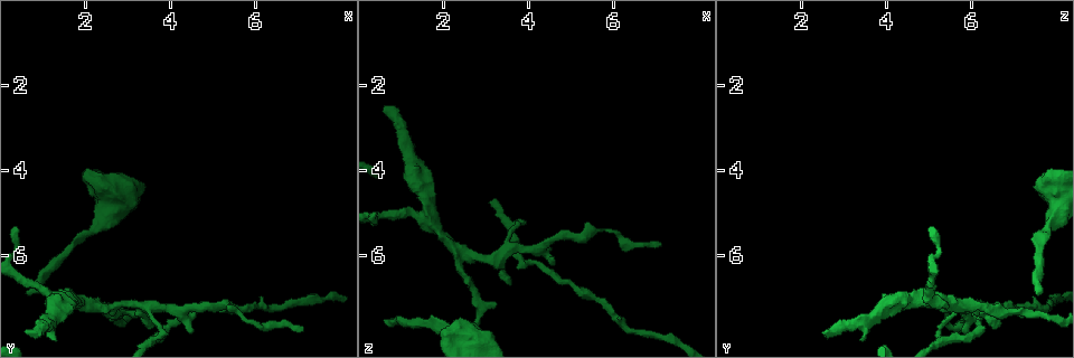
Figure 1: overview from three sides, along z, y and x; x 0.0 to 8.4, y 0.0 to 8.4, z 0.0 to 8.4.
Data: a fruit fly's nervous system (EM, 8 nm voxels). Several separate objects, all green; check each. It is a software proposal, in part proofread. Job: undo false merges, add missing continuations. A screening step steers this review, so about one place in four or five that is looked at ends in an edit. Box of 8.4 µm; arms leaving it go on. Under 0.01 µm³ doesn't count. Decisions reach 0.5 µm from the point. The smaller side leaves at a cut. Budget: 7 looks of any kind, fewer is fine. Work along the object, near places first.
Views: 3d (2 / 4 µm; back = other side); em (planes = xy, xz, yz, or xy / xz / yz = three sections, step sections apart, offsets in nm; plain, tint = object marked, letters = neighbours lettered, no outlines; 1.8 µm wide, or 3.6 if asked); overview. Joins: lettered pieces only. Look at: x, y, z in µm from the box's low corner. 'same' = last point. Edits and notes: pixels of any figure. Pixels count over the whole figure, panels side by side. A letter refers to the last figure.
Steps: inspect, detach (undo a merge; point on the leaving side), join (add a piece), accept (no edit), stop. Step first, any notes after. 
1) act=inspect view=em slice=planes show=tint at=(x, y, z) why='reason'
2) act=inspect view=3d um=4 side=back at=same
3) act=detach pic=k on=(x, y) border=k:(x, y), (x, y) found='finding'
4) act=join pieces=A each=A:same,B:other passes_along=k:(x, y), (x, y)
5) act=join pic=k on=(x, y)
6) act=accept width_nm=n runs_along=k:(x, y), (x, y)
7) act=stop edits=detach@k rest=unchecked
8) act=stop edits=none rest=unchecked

act=inspect view=em slice=yz step=8 show=plain at=(4.25, 7.40, 5.90) why='four-way junction'

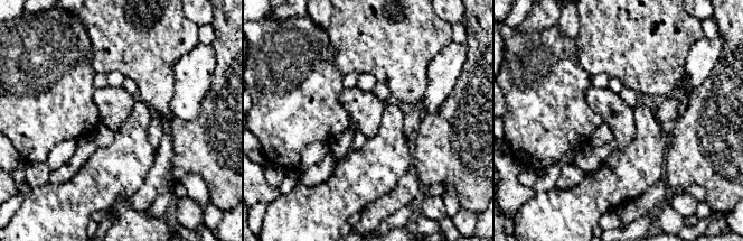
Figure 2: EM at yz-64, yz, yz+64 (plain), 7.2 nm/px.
act=inspect view=em slice=yz step=8 show=letters at=same why='what lies round it'

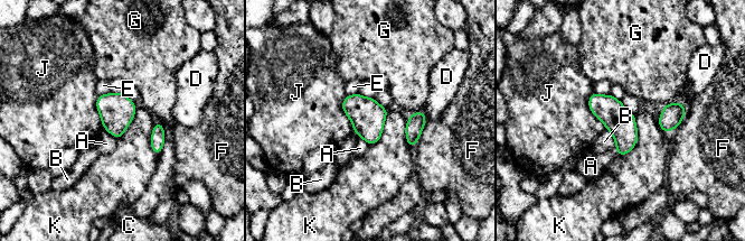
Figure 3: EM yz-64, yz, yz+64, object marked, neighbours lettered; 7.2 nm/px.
act=accept longest_contact=K:340nm each=A:other,B:other,C:other,D:other,E:other,F:other,G:other,J:other,K:other found='continuous, no second neuron'

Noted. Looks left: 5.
act=inspect view=em slice=xy step=8 show=letters at=(0.65, 6.85, 7.50) why='end of a long branch'

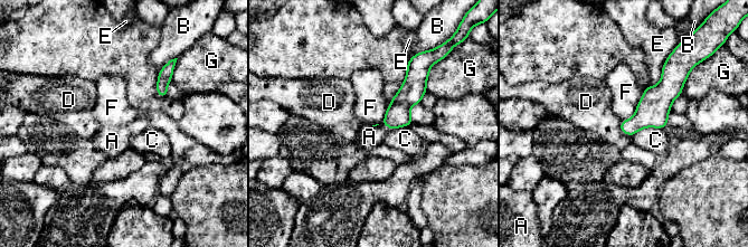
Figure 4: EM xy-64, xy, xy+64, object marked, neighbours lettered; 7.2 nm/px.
act=join pieces=A each=A:same,B:other,C:other,D:other,E:other,F:other,G:other passes_along=4:(398, 113), (381, 123), (369, 136) found='it goes on there'

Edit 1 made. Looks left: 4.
act=inspect view=em slice=planes show=tint at=(7.10, 7.75, 5.80) why='free end'

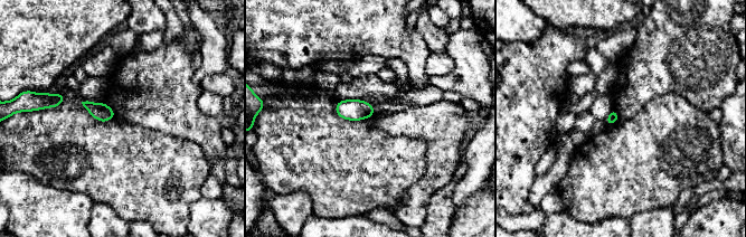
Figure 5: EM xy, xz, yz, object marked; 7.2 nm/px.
act=inspect view=em slice=planes show=letters at=same why='see the neighbours'

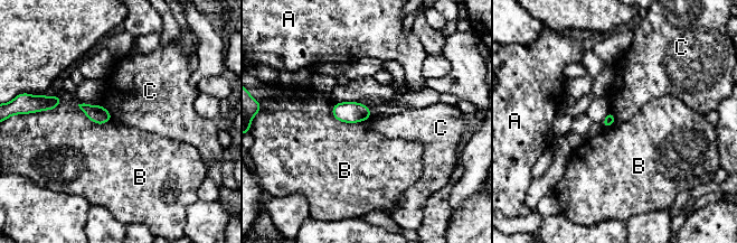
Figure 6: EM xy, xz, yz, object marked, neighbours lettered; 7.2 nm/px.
act=accept longest_contact=B:300nm each=A:other,B:other,C:other border=6:(331, 106), (345, 122), (370, 119) found='none of them fits'

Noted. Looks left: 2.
act=stop edits=join@4 rest=unchecked

